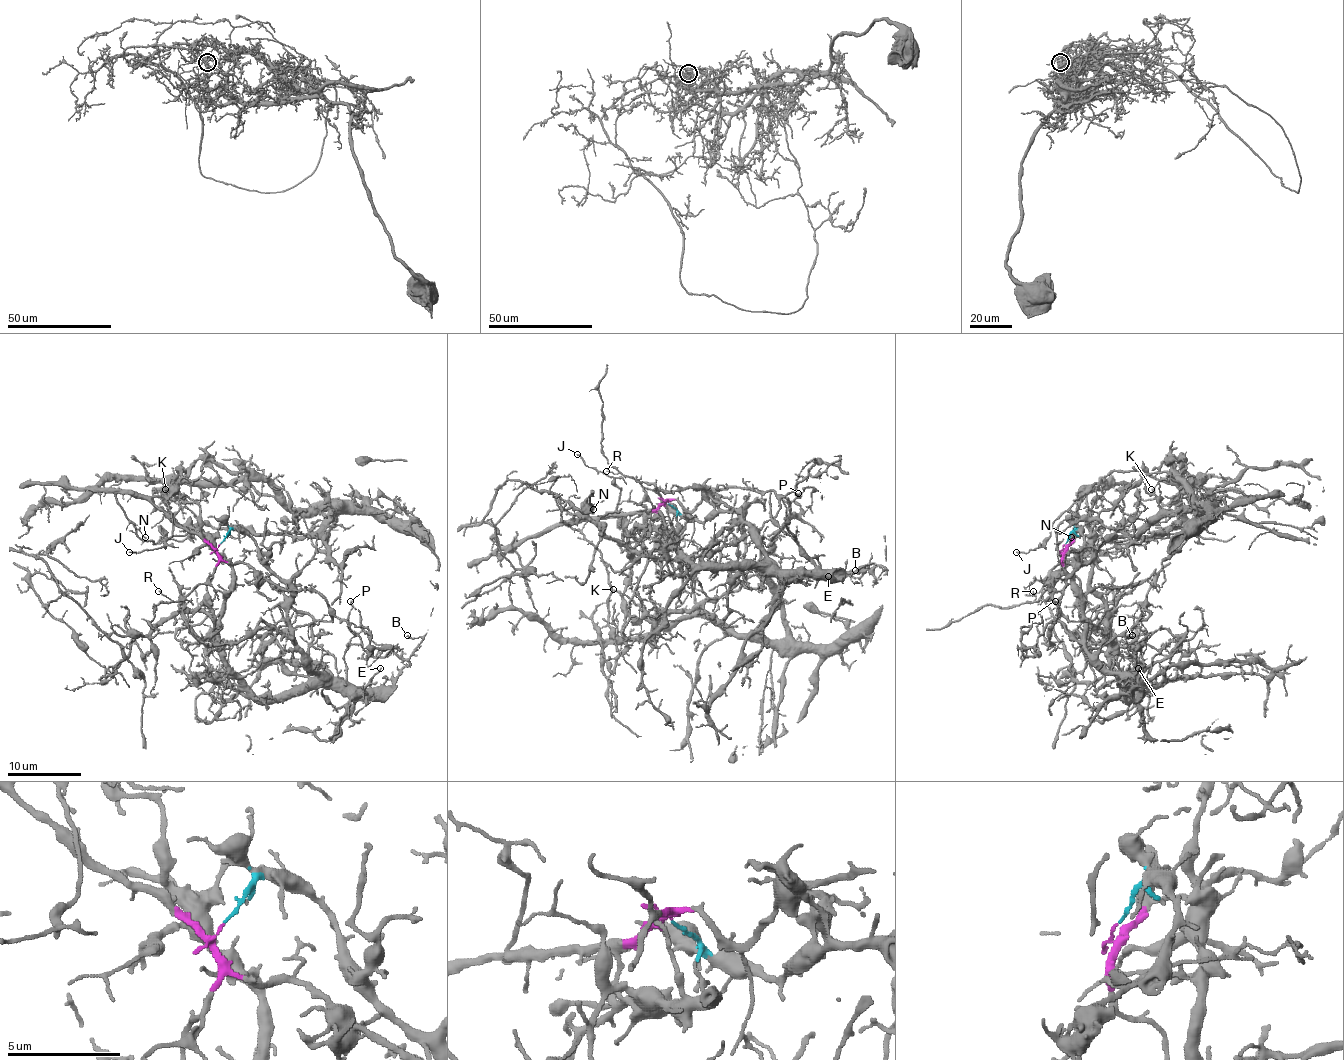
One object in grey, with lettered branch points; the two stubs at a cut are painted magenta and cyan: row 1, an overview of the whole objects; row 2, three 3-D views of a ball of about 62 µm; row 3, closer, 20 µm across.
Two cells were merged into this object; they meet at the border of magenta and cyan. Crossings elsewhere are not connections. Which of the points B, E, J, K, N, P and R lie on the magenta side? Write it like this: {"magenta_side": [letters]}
{"magenta_side": ["J", "K", "N", "P", "R"]}

